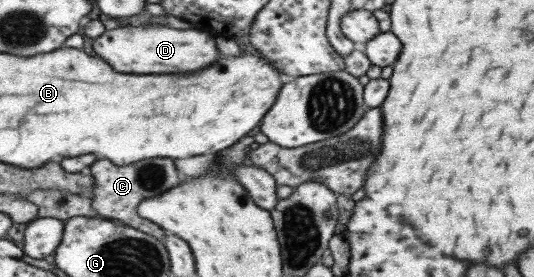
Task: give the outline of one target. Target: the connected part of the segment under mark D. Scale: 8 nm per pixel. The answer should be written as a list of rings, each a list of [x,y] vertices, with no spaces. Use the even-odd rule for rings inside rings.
[[[135,26],[109,29],[101,37],[93,39],[93,53],[103,59],[117,73],[185,73],[203,69],[221,57],[215,49],[213,36],[202,29],[174,29],[167,26]]]

